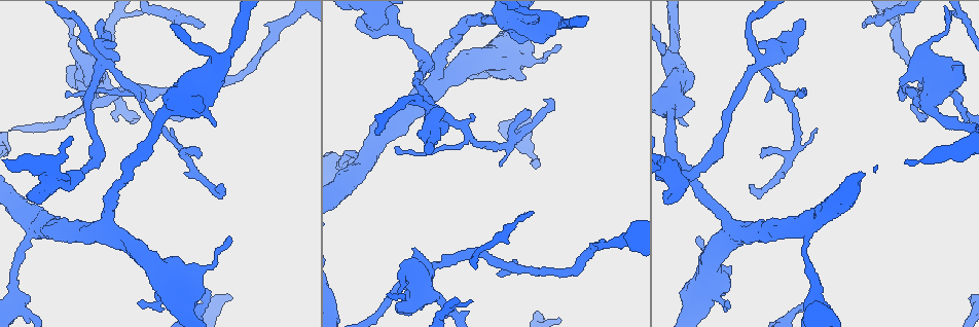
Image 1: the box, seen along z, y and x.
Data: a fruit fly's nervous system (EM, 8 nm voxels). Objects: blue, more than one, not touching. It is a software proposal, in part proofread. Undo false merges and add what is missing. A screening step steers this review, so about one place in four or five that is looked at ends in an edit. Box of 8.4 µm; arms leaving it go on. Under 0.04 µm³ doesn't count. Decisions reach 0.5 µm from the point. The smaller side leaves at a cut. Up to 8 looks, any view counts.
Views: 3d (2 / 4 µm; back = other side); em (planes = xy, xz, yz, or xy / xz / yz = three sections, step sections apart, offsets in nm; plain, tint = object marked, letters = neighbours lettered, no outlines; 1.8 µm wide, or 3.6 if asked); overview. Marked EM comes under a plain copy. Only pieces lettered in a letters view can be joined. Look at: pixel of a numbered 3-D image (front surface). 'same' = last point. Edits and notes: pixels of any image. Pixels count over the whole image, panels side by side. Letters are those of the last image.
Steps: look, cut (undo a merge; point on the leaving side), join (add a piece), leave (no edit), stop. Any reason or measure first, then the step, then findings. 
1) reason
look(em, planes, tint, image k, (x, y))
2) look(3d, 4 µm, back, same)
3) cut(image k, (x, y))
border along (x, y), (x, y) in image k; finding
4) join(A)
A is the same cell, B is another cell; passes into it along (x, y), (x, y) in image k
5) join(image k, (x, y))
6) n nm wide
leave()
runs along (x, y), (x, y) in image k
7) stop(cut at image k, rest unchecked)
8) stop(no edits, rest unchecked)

sharp bend
look(em, xy, step 8, tint, image 1, (103, 66))

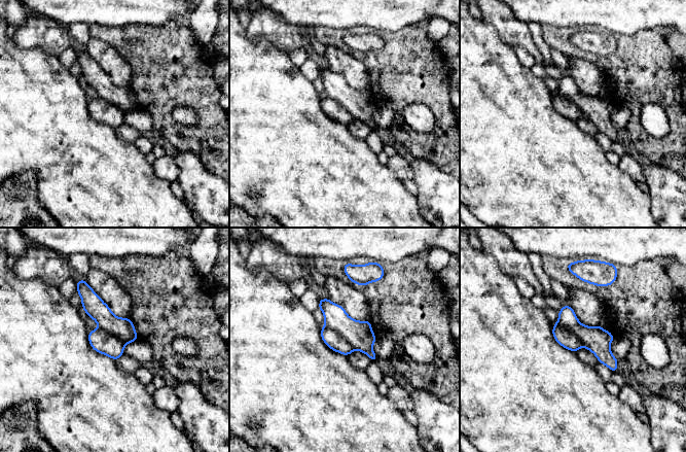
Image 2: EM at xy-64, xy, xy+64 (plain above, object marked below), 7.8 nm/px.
look(em, xy, step 8, letters, same)

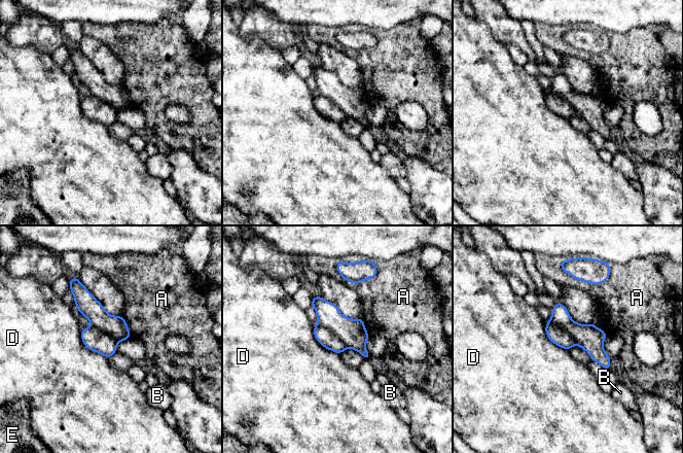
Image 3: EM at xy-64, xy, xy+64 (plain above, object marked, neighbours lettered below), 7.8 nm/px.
cut(image 3, (352, 332))
A, B, D and E are other cells; the part that leaves runs along (559, 306), (560, 314), (607, 367) in image 3; two cells meet here

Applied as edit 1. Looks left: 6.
see it whole again
look(overview)

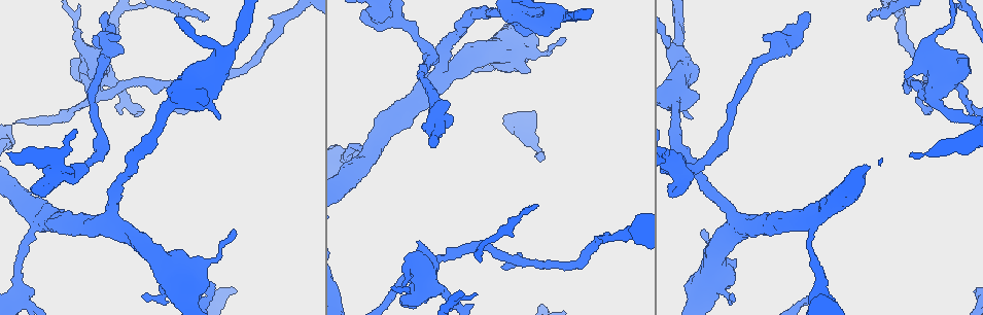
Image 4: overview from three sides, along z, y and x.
four arms meet
look(3d, 4 µm, image 4, (89, 83))

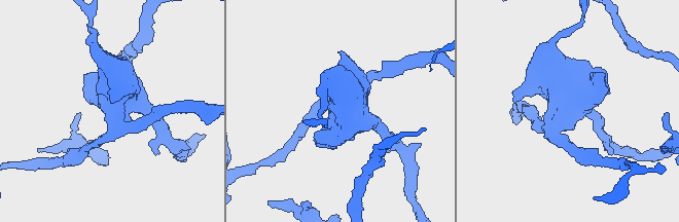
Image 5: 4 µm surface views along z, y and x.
look(em, xz, step 8, letters, image 5, (113, 109))

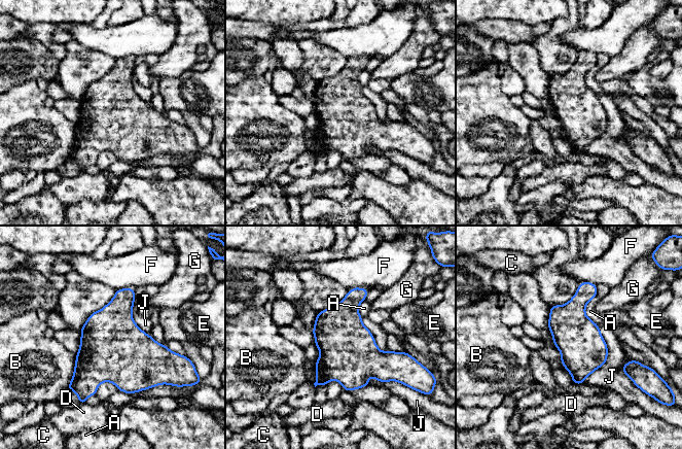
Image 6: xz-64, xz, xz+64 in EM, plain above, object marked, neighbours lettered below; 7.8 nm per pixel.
look(em, yz, step 16, letters, same)

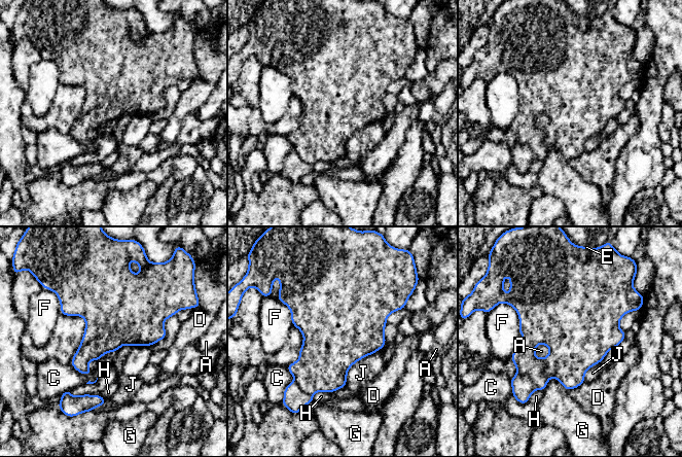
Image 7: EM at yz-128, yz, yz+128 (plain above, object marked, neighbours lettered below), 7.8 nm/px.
J touches over 340 nm
cut(image 7, (558, 364))
A, C, D, E, F, G, H and J are other cells; border along (517, 372), (526, 375), (536, 388) in image 7; a second cell is stuck on

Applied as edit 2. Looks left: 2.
stop(cut at image 3, cut at image 7, rest unchecked)

